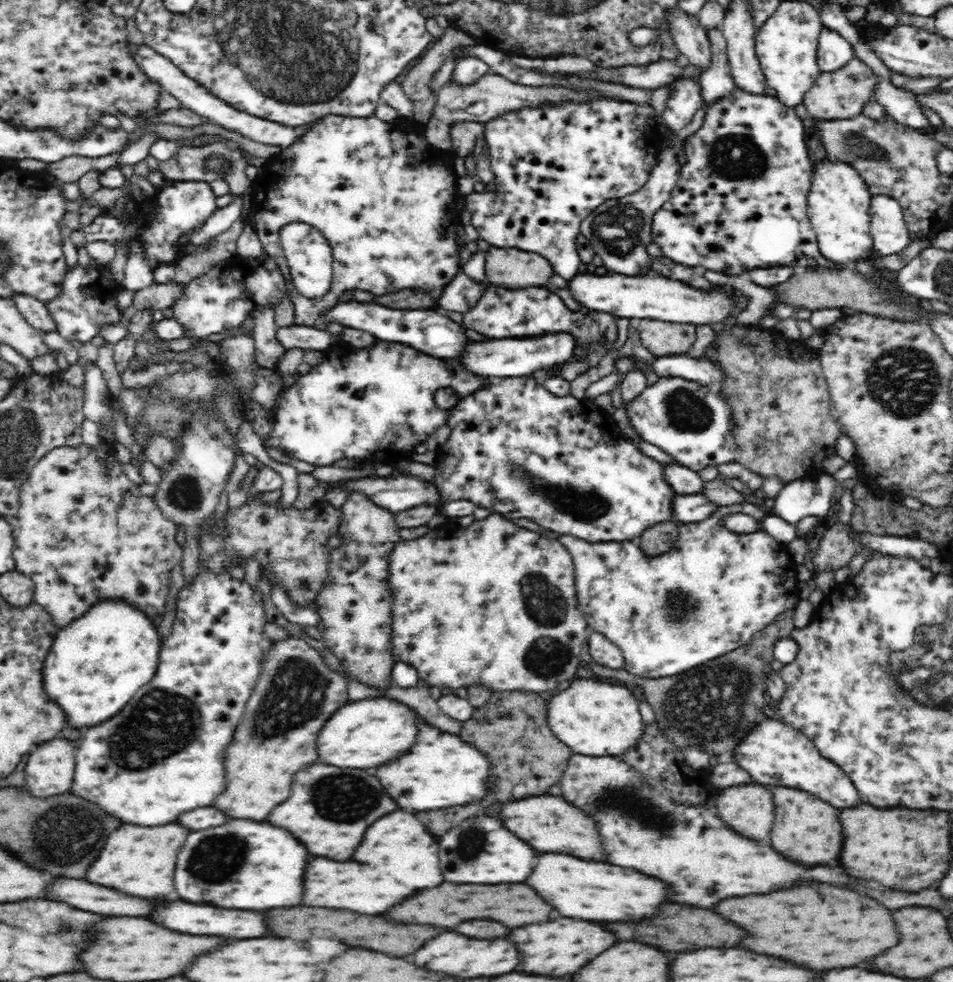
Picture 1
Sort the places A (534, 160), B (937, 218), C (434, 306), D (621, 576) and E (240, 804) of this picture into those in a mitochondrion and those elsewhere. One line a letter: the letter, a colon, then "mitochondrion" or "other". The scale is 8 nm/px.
A: other
B: other
C: other
D: other
E: other

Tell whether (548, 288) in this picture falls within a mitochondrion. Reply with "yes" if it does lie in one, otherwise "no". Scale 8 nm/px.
no

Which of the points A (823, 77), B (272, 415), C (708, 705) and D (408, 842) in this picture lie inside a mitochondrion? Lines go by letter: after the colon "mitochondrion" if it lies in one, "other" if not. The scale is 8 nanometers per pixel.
A: other
B: other
C: mitochondrion
D: other

